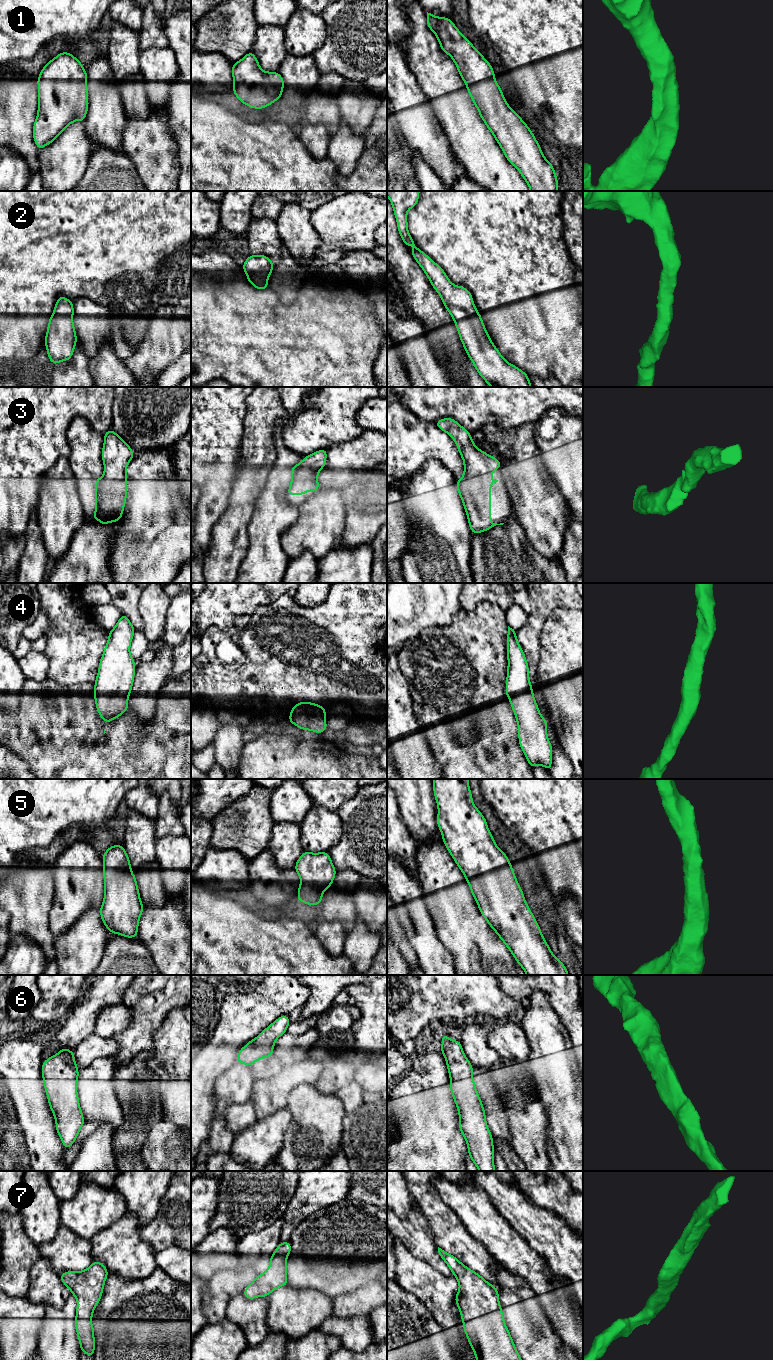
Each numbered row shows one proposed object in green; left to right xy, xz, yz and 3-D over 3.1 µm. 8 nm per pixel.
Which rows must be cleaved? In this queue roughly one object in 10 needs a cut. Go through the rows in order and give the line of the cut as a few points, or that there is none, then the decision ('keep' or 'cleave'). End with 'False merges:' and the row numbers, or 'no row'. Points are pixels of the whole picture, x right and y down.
1: no cut; keep
2: no cut; keep
3: no cut; keep
4: no cut; keep
5: no cut; keep
6: no cut; keep
7: no cut; keep
False merges: no row

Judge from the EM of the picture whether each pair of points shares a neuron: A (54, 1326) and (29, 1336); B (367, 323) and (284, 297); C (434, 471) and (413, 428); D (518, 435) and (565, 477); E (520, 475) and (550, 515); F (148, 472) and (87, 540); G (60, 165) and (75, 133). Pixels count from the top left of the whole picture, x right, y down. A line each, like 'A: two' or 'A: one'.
A: two
B: two
C: two
D: two
E: one
F: two
G: one

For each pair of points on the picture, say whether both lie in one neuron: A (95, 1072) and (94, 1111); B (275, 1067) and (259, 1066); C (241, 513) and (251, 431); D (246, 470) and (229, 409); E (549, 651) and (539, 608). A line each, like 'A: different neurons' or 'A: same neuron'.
A: same neuron
B: same neuron
C: same neuron
D: different neurons
E: different neurons

